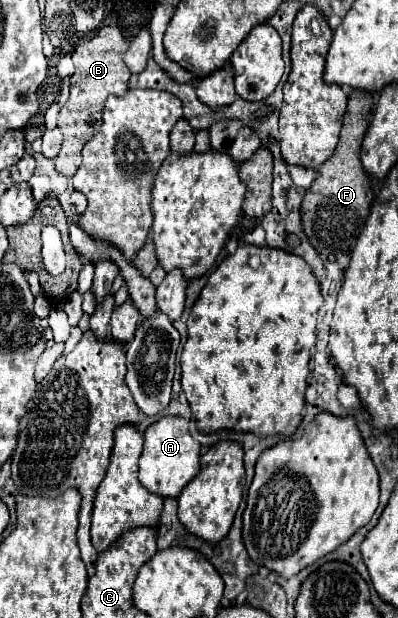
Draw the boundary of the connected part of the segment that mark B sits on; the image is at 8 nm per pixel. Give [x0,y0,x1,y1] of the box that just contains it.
[56,25,130,175]

